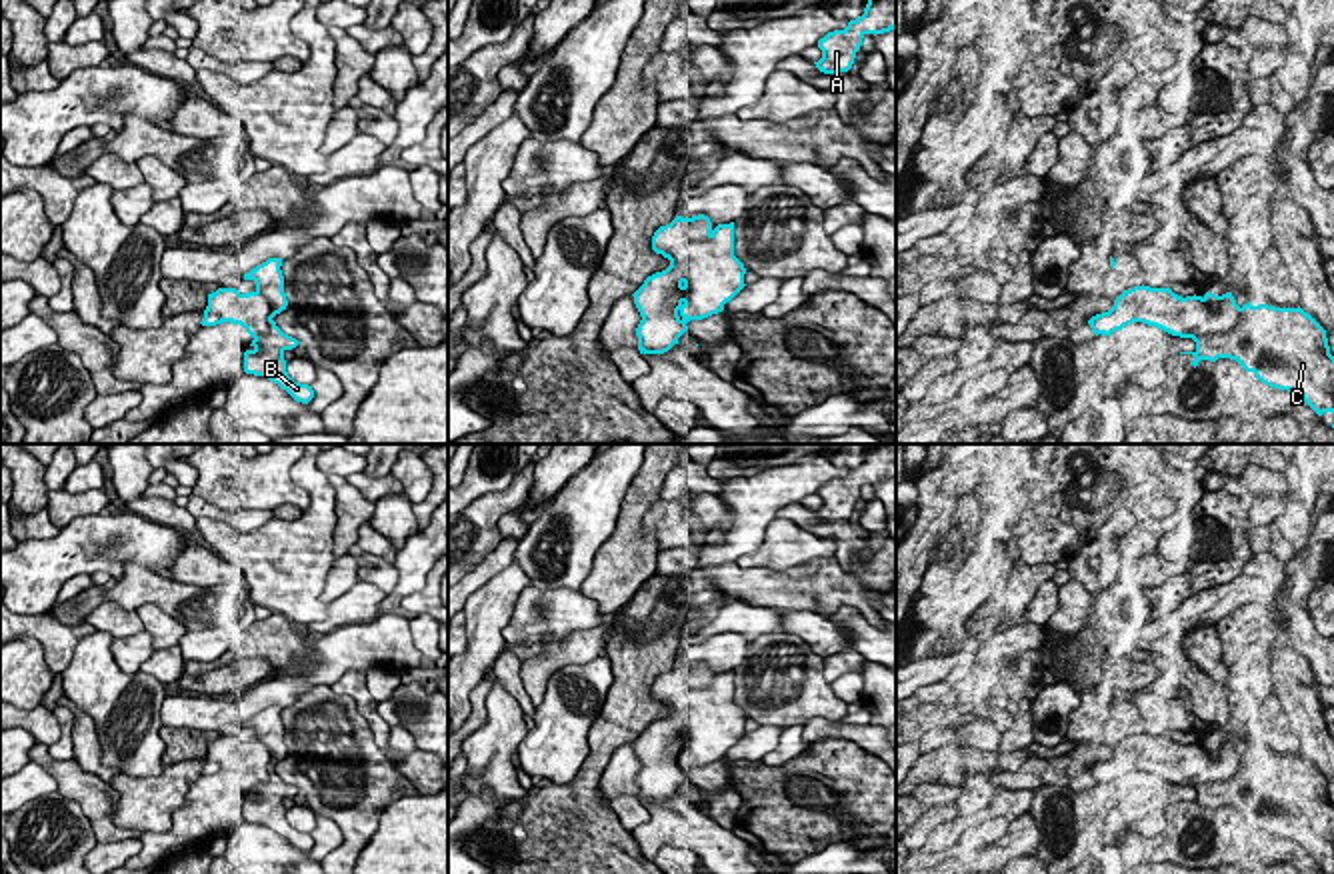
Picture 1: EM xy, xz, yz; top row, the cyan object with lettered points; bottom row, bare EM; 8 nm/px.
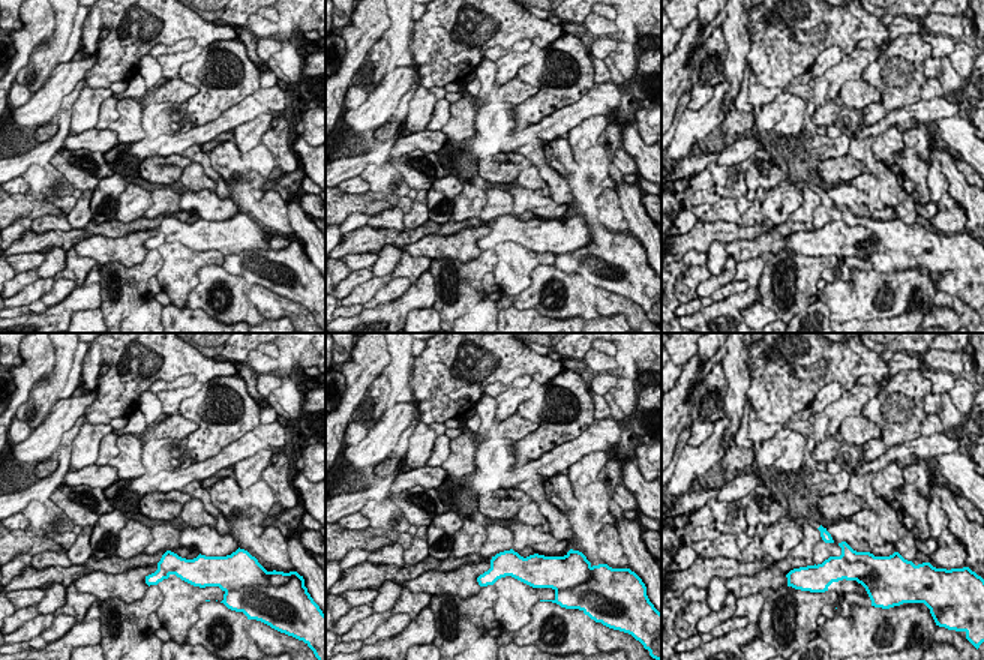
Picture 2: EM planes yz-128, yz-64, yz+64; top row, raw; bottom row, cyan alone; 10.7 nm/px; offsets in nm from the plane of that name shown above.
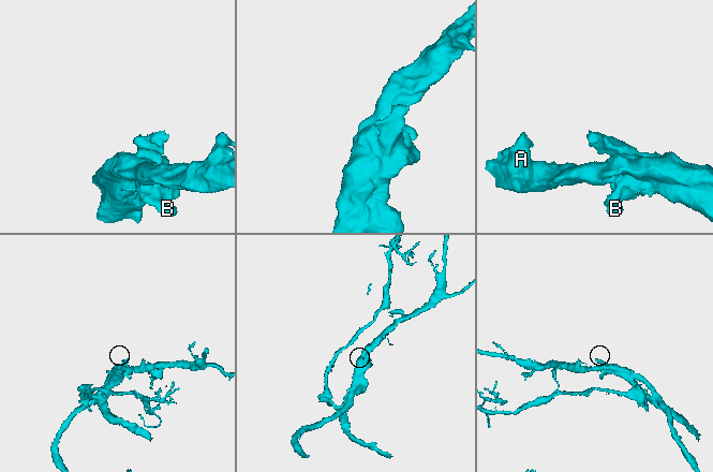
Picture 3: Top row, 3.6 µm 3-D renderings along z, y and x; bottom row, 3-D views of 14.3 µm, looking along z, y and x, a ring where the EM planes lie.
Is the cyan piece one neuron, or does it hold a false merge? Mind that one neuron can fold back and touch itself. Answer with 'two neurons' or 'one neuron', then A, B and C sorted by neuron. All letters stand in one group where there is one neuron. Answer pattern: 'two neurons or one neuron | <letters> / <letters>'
two neurons | A / B C

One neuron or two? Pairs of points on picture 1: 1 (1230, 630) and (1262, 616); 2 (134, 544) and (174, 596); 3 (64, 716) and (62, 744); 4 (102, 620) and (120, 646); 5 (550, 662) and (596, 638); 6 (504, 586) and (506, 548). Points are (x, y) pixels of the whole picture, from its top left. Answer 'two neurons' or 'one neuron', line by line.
1: one neuron
2: two neurons
3: one neuron
4: two neurons
5: one neuron
6: two neurons

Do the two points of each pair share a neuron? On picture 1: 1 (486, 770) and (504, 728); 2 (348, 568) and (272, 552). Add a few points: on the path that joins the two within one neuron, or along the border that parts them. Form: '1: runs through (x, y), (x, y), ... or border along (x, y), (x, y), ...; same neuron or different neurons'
1: runs through (488, 760), (488, 750), (498, 738); same neuron
2: border along (336, 556), (320, 594), (326, 604); different neurons

